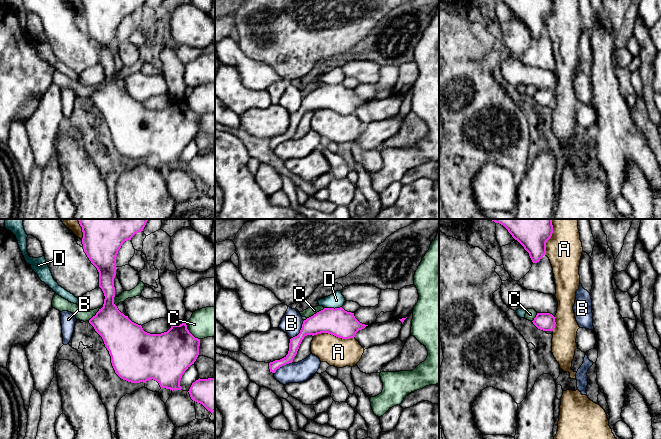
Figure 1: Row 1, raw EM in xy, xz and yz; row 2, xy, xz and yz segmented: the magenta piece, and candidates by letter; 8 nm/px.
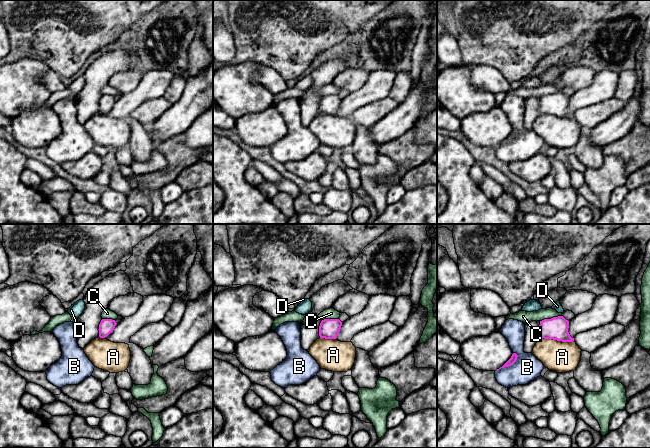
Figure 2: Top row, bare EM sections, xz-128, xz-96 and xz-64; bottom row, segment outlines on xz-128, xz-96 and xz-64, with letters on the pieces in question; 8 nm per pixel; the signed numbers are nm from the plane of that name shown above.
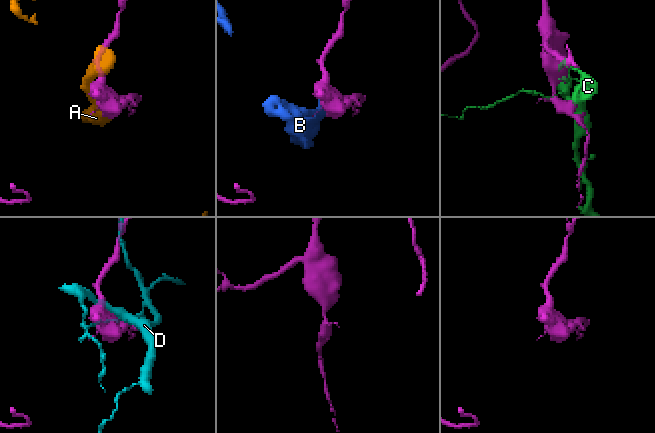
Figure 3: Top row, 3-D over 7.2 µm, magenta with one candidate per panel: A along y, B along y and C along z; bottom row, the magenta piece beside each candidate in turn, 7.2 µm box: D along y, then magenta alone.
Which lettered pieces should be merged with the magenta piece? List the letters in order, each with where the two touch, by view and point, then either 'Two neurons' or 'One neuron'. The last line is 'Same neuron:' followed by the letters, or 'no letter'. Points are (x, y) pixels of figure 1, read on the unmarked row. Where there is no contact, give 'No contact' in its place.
A: Touches magenta at xz (334, 111). Two neurons
B: Touches magenta at xz (300, 106). Two neurons
C: Touches magenta at xy (189, 108). Two neurons
D: Touches magenta at xz (332, 84). Two neurons
Same neuron: no letter

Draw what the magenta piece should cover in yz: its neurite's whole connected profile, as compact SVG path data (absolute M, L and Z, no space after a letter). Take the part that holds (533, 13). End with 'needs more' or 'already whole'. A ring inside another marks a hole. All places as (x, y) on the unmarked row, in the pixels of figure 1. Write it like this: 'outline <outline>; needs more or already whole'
outline M501 0L529 29L533 39L546 31L546 18L553 9L552 0Z; already whole

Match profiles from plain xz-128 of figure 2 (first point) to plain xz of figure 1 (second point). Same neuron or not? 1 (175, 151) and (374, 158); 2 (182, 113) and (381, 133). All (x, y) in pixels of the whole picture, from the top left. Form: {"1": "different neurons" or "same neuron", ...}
{"1": "different neurons", "2": "same neuron"}

